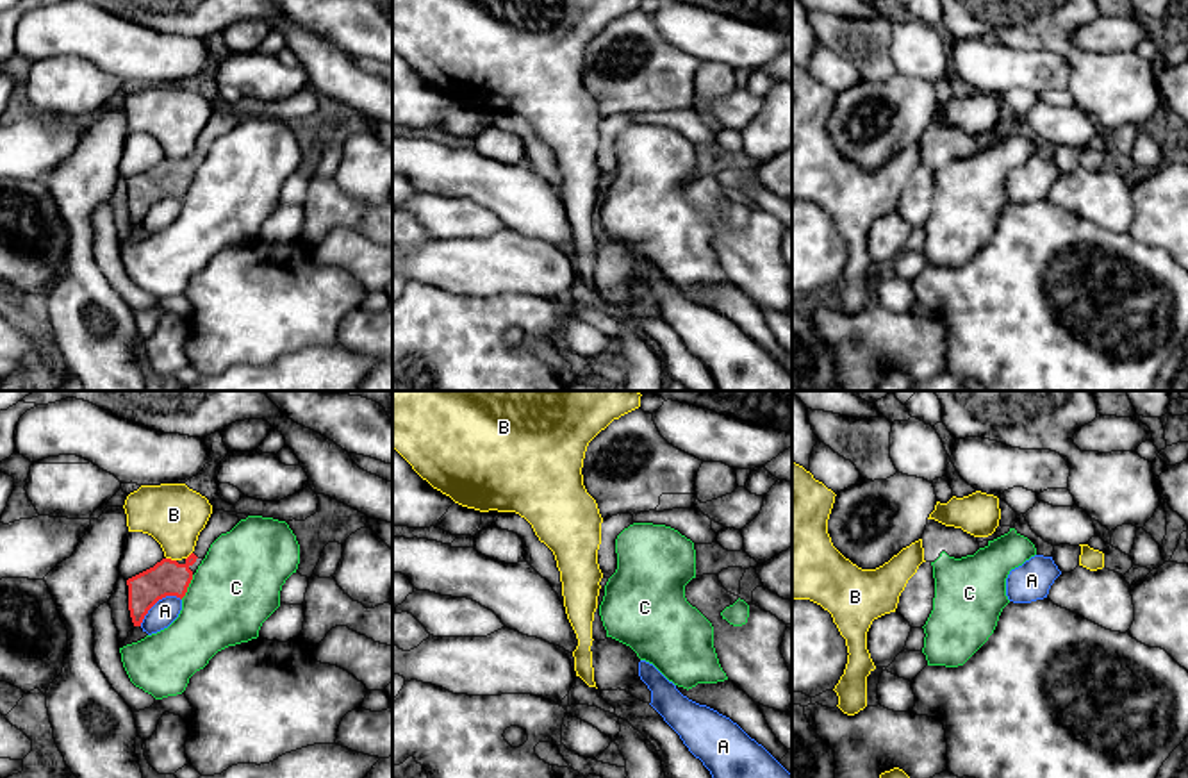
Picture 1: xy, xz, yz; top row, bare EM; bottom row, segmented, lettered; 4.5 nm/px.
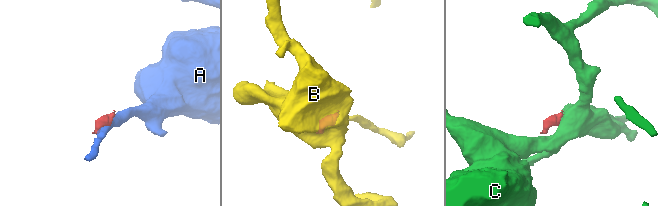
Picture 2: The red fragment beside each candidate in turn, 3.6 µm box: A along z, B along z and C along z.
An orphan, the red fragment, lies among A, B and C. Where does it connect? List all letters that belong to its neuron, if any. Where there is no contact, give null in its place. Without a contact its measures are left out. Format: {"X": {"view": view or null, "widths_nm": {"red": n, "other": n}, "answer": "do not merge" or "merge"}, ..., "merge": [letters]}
{"A": {"view": "xy", "widths_nm": {"red": 160, "other": 110}, "answer": "do not merge"}, "B": {"view": "xy", "widths_nm": {"red": 160, "other": 280}, "answer": "do not merge"}, "C": {"view": "xy", "widths_nm": {"red": 160, "other": 400}, "answer": "do not merge"}, "merge": []}

